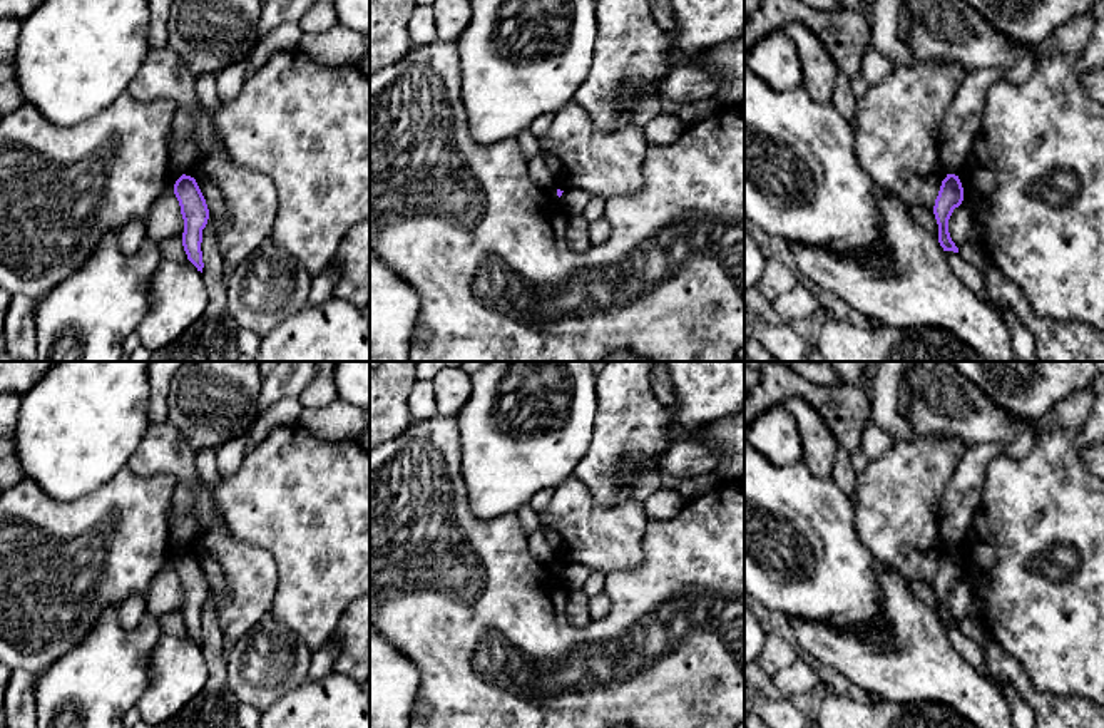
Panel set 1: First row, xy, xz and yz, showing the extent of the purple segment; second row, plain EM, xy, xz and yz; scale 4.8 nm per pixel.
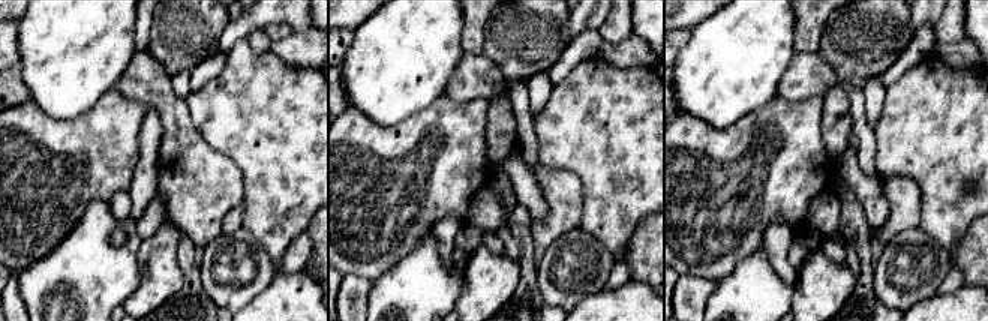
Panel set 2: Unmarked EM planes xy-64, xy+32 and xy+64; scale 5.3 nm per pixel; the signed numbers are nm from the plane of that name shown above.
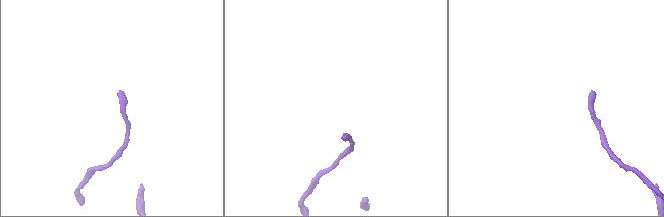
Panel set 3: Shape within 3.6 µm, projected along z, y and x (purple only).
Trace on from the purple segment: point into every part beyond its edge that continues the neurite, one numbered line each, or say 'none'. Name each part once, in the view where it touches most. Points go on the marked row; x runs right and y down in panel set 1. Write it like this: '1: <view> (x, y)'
none

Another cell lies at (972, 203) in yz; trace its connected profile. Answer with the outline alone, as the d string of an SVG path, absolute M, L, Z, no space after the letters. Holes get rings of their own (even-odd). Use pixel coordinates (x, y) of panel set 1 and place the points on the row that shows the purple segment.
M965 194L960 206L963 206L972 216L969 243L980 244L984 238L984 226L987 216L984 199L979 194Z

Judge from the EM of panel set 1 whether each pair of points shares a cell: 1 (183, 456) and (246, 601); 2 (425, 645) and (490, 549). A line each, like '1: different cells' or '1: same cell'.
1: same cell
2: same cell

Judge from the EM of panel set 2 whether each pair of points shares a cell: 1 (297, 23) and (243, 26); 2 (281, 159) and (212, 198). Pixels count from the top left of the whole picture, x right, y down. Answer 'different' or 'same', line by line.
1: same
2: different

